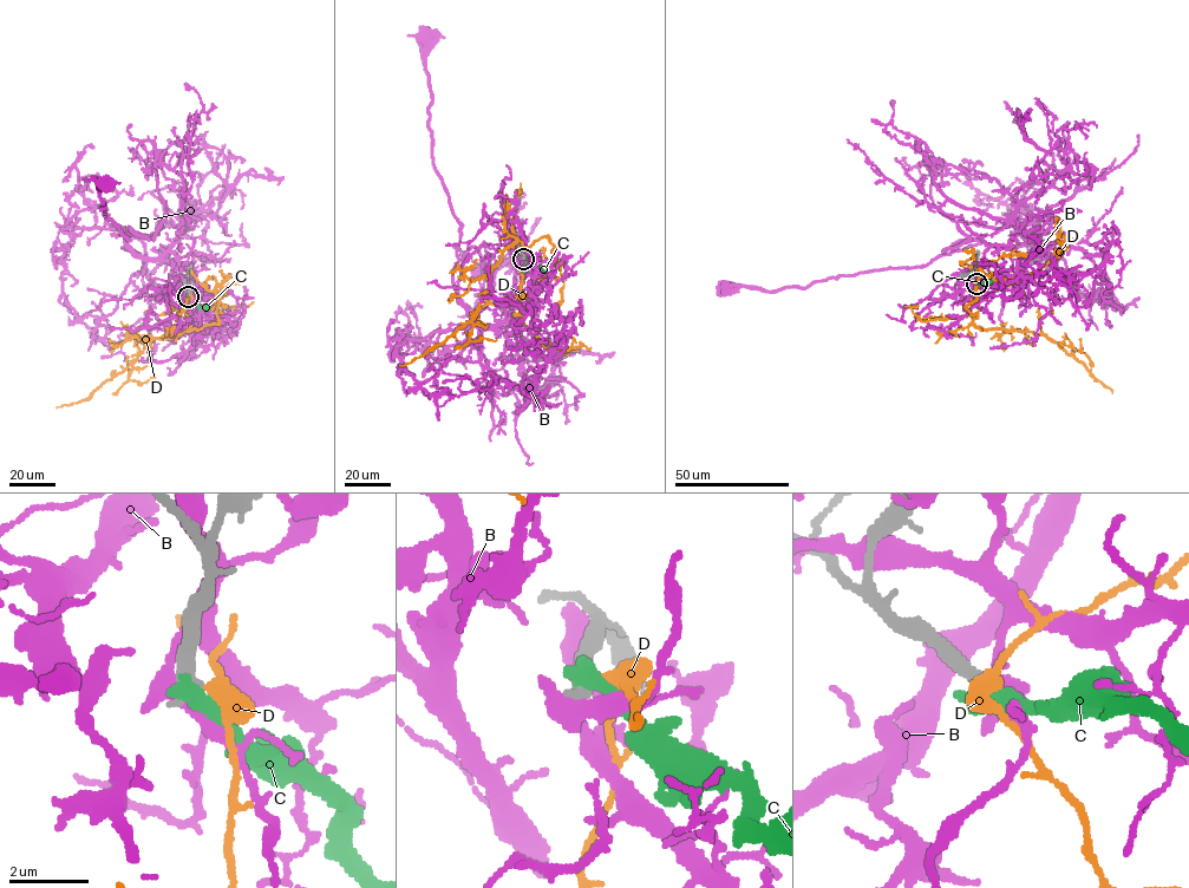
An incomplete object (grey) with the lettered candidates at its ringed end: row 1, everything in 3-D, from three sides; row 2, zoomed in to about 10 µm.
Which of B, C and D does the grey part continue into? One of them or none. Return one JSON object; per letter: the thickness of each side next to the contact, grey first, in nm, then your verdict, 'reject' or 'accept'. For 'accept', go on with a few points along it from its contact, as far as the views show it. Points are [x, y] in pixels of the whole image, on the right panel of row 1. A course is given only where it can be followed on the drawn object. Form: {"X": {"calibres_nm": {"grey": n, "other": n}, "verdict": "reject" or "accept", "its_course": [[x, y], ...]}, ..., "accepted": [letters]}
{"B": {"calibres_nm": {"grey": 420, "other": 440}, "verdict": "reject"}, "C": {"calibres_nm": {"grey": 460, "other": 480}, "verdict": "reject"}, "D": {"calibres_nm": {"grey": 440, "other": 300}, "verdict": "reject"}, "accepted": []}

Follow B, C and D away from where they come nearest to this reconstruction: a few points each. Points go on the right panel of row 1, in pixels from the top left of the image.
B: (977, 282), (1008, 279), (1037, 237), (1017, 247), (972, 245), (925, 265), (829, 276), (805, 287), (727, 289)
C: (975, 282), (988, 286), (993, 281)
D: (975, 282), (982, 293), (969, 311), (977, 327), (1045, 334), (1082, 361), (1112, 393)

